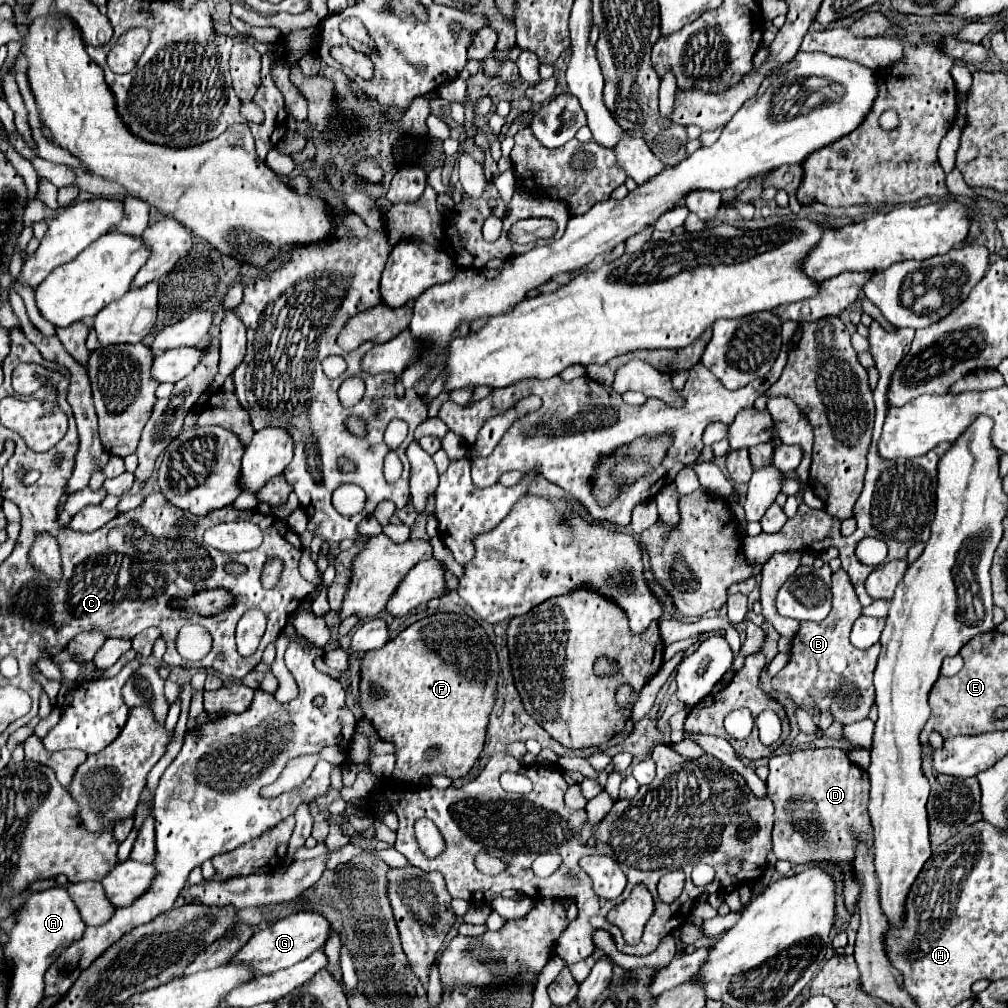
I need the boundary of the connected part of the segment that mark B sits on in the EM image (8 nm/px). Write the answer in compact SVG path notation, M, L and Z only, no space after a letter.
M839 569L837 573L833 573L833 587L831 587L833 599L831 599L831 613L827 615L827 619L815 623L815 621L803 621L797 635L793 637L791 643L791 653L789 653L789 663L771 679L771 687L775 691L787 693L799 707L809 707L809 709L817 709L817 711L829 711L833 715L833 721L837 723L855 723L861 721L869 715L871 705L875 703L875 689L871 683L871 675L875 671L875 659L879 657L881 651L881 643L875 643L873 647L861 651L855 649L849 641L849 633L851 633L851 623L855 623L857 617L861 617L861 603L857 599L857 593L849 581L849 575Z

